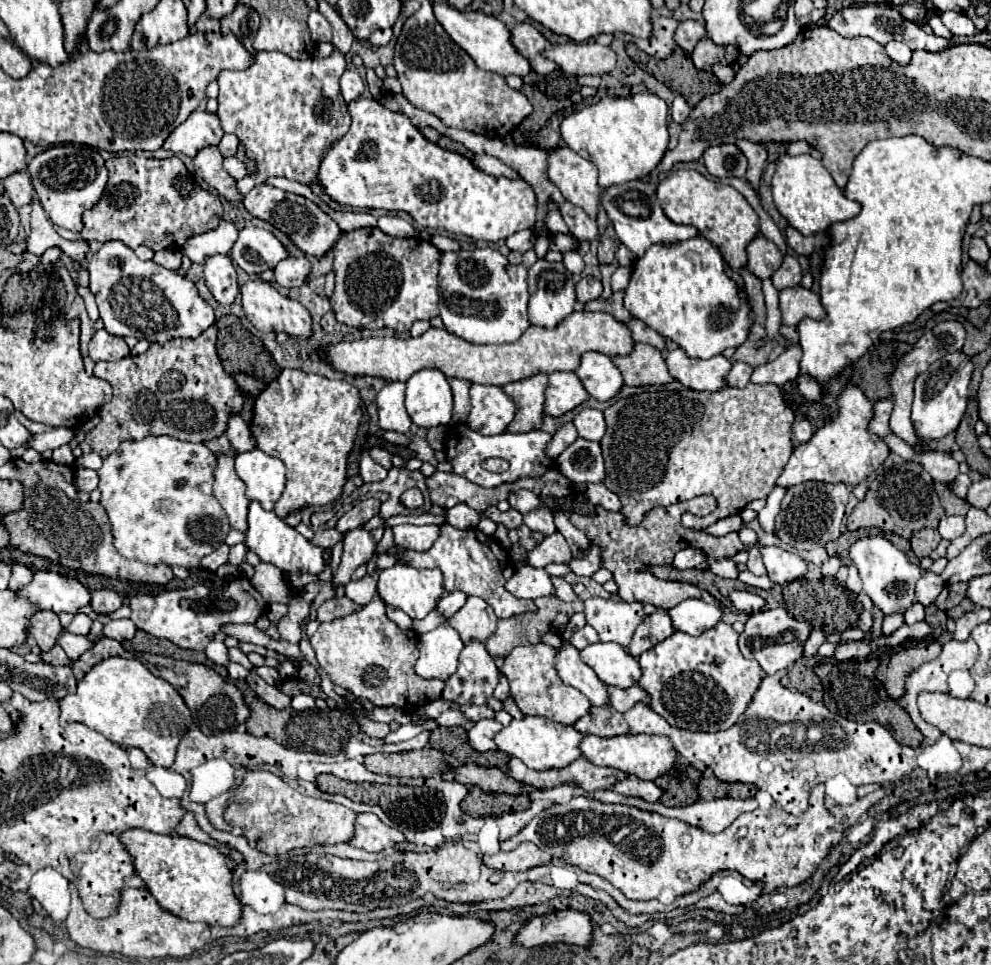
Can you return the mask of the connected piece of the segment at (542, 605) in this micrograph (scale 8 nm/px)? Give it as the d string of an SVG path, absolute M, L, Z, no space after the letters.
M556 596L536 598L536 612L524 612L510 618L500 618L496 632L486 640L486 650L492 656L508 656L520 644L538 644L540 632L552 630L552 620L556 612L566 612L572 616L574 612L582 612L582 600L566 604Z

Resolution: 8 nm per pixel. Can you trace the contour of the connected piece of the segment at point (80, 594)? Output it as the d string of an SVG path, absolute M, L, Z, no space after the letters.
M36 570L34 578L28 586L14 592L18 598L24 596L40 610L50 612L70 612L76 614L78 608L90 602L90 592L76 580L56 572Z

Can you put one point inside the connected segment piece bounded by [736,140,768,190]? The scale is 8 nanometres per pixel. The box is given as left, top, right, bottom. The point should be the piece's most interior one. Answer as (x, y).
(756, 153)

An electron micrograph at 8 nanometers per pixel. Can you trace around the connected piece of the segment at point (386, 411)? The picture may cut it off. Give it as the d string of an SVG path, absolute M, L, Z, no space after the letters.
M388 382L376 398L380 428L408 432L412 420L404 408L404 382Z

